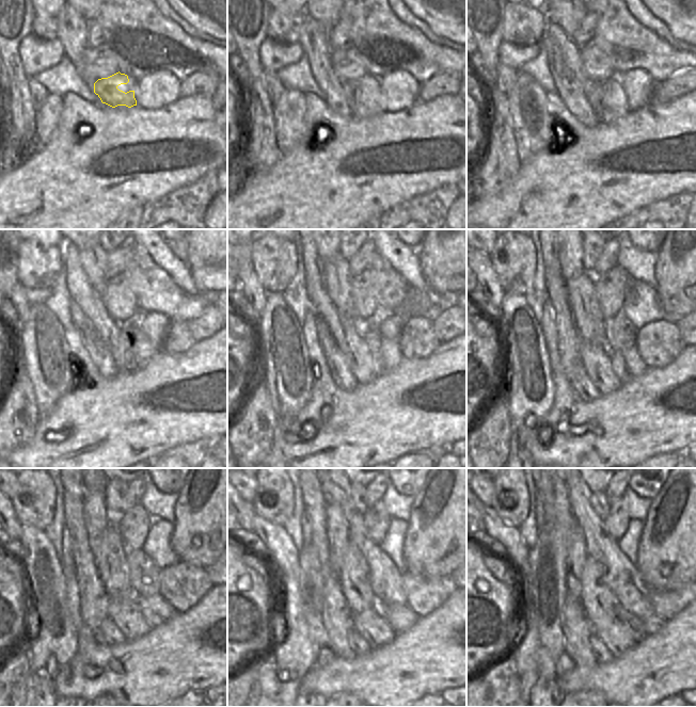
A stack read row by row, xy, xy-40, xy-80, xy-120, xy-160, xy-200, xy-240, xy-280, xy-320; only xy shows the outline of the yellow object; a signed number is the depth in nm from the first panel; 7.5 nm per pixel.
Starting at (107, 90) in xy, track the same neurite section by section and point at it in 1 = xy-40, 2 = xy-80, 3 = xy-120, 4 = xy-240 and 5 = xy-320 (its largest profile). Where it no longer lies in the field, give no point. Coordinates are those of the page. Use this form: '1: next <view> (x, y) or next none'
1: next xy-40 (374, 100)
2: next xy-80 (616, 100)
3: next xy-120 (143, 350)
4: next xy-240 (156, 610)
5: next xy-320 (651, 623)

